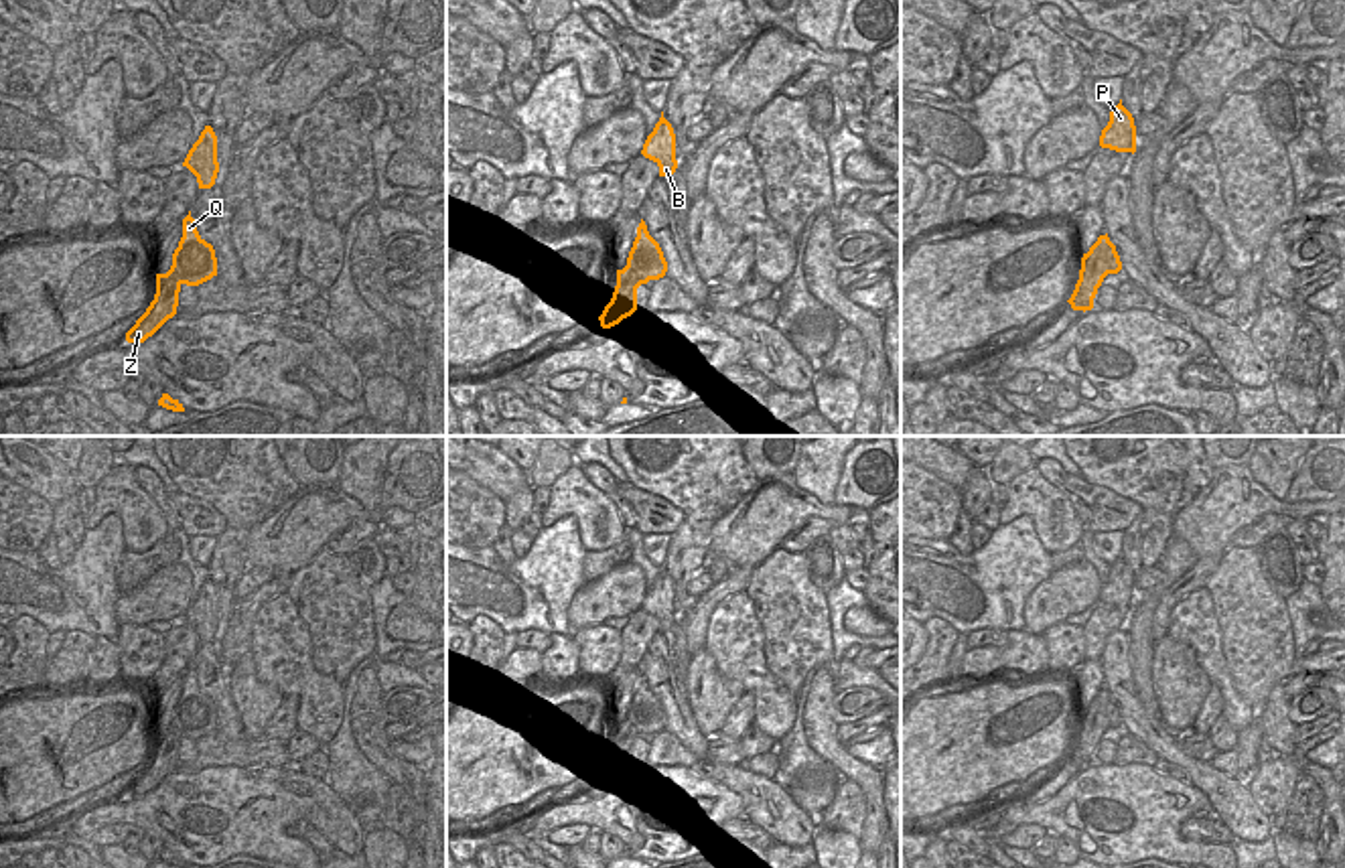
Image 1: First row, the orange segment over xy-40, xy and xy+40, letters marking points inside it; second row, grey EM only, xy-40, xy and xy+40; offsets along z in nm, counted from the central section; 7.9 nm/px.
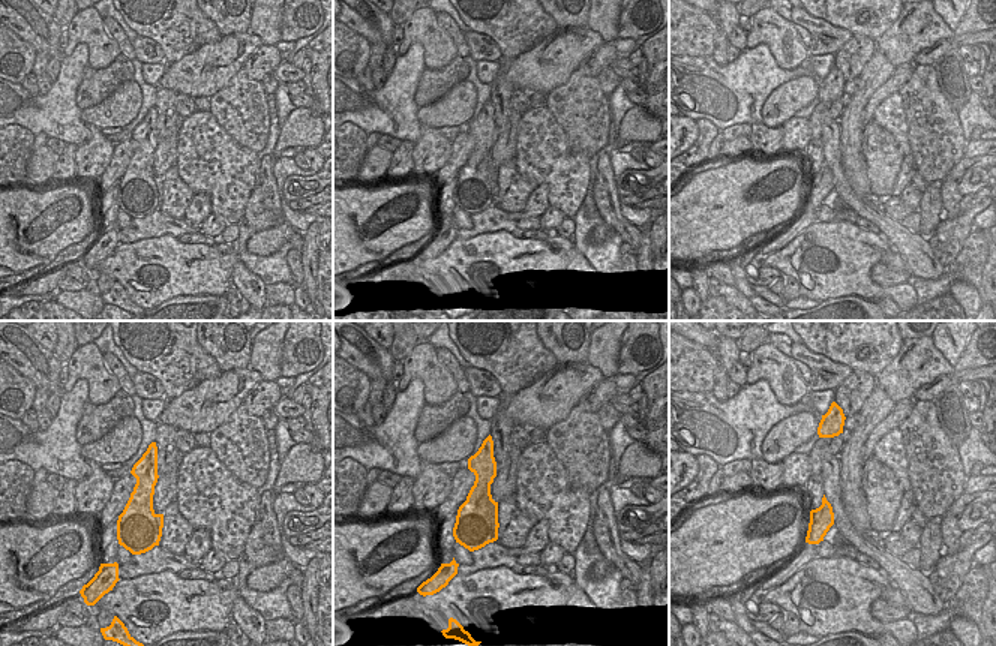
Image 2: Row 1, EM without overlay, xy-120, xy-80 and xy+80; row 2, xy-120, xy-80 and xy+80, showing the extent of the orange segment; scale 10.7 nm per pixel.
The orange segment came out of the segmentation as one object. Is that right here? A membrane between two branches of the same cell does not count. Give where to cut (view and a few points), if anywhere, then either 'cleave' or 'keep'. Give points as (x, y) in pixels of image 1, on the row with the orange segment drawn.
no cut; keep

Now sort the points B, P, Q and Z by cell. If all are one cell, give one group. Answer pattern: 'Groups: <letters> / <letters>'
Groups: B P Q Z

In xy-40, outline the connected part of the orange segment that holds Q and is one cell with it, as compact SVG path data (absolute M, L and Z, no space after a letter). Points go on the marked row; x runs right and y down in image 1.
M189 211L189 215L183 219L183 237L172 254L172 266L166 274L156 274L154 300L126 333L126 341L144 343L176 314L183 284L199 286L213 276L217 276L215 249L199 235L197 223Z

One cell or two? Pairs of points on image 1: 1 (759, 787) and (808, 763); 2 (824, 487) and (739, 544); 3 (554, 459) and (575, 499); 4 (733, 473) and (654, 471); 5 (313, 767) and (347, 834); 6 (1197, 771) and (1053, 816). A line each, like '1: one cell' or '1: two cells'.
1: two cells
2: two cells
3: two cells
4: one cell
5: two cells
6: two cells

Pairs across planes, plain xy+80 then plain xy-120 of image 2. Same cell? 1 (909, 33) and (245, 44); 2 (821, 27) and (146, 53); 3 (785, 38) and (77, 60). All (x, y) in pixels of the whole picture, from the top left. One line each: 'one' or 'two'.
1: one
2: one
3: two

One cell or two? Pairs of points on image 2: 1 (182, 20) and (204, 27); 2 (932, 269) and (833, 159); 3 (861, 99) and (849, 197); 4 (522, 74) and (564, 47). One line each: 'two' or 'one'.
1: one
2: one
3: two
4: one

